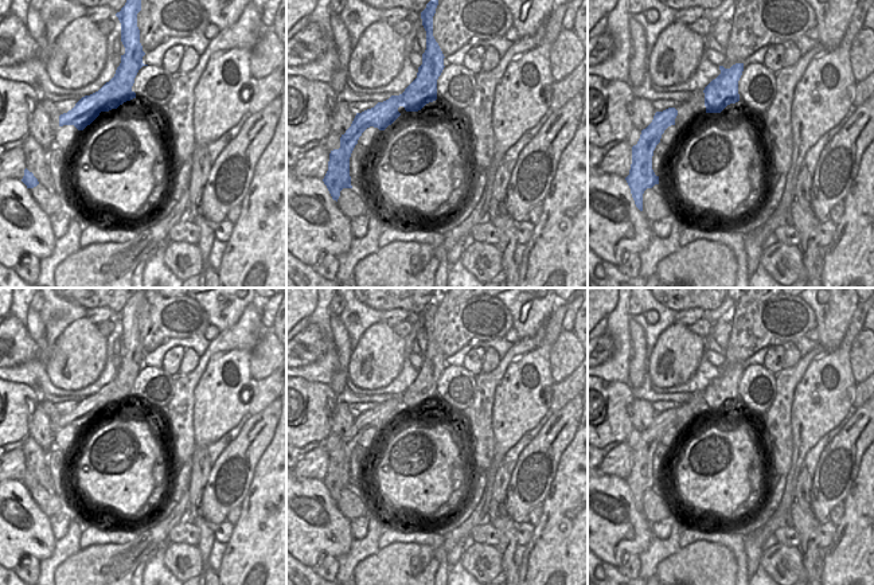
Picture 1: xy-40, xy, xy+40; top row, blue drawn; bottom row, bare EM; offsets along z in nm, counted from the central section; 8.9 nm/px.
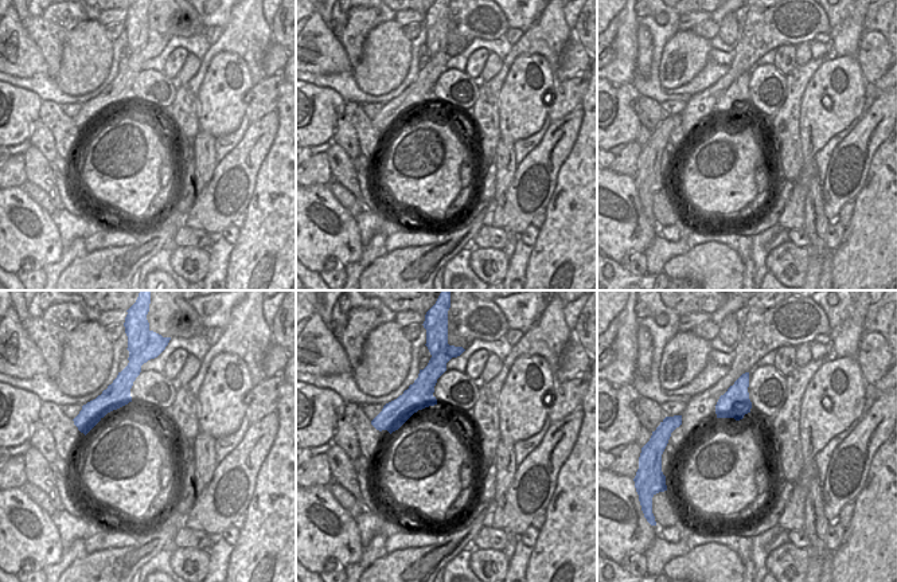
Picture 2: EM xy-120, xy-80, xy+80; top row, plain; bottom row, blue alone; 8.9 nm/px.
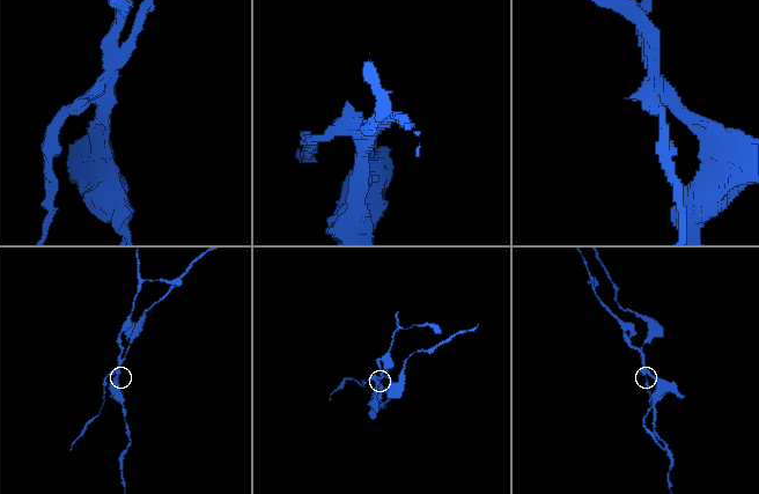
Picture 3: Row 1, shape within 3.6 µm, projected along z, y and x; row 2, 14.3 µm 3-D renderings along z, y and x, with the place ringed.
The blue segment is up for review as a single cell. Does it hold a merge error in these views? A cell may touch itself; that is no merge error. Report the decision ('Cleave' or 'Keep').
Cleave

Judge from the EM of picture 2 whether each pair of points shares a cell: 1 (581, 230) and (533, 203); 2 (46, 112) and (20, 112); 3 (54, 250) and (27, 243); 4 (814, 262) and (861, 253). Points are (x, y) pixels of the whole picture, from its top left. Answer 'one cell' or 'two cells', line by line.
1: two cells
2: two cells
3: one cell
4: two cells

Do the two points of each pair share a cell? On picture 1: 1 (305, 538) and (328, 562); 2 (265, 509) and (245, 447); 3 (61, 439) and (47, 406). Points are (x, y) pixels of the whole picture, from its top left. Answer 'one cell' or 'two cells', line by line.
1: two cells
2: two cells
3: one cell

